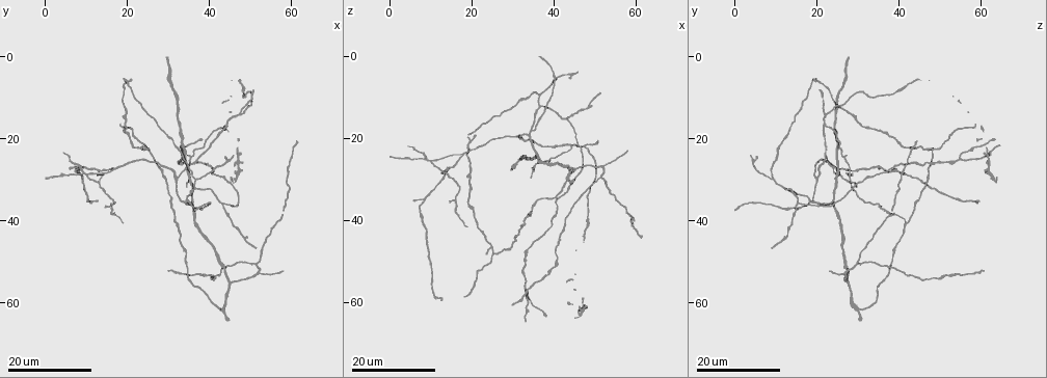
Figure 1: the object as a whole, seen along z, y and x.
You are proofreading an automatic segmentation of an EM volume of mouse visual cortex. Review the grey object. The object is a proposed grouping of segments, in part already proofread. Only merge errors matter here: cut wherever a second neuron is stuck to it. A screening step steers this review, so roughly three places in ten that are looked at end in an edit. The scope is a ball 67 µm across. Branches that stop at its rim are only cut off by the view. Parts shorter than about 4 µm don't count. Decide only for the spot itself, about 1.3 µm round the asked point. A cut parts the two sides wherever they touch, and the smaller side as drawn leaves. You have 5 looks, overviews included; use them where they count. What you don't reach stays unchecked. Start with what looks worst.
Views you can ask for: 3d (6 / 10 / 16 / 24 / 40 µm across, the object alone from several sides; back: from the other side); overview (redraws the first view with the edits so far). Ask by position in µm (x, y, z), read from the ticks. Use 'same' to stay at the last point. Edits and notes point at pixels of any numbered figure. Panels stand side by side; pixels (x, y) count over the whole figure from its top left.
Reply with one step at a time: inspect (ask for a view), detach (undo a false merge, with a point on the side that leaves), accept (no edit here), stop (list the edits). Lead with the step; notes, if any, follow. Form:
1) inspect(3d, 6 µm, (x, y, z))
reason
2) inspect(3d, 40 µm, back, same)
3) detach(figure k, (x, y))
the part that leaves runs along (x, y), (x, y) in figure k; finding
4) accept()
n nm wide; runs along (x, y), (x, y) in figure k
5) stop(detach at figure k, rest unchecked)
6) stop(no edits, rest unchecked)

inspect(3d, 24 µm, (44.0, 16.5, 22.0))
branch point

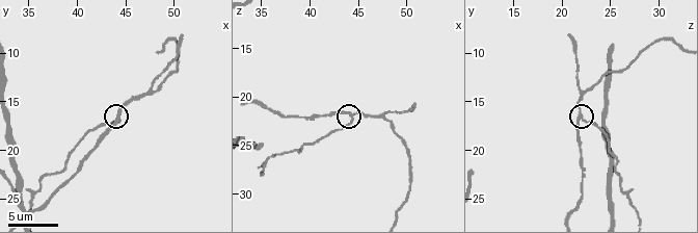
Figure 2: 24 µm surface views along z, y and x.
inspect(3d, 6 µm, (44.4, 16.4, 22.0))
closer look

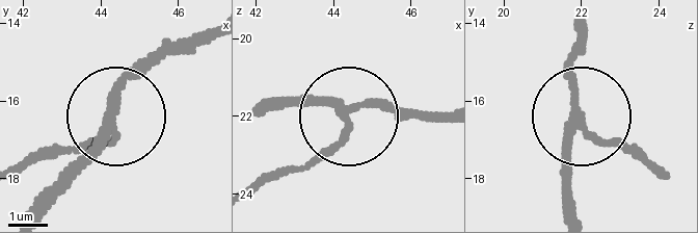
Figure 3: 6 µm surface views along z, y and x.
detach(figure 3, (322, 159))
the part that leaves runs along (344, 114), (334, 141), (254, 181) in figure 3; a second neuron is stuck on

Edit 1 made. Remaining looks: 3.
inspect(3d, 16 µm, (25.5, 22.5, 48.5))
two arms in line, one across

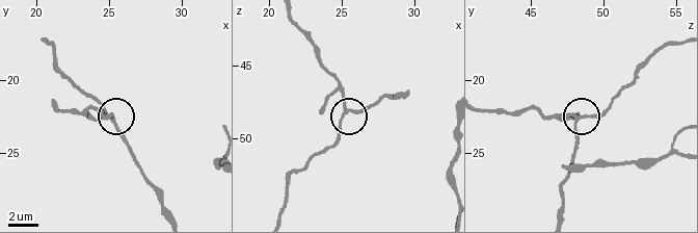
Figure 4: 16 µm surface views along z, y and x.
inspect(3d, 6 µm, (25.2, 22.6, 48.2))

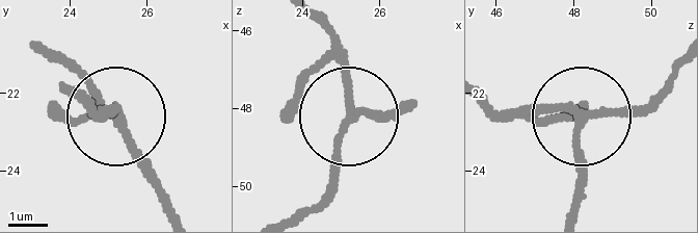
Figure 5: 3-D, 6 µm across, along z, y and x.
inspect(3d, 6 µm, back, (25.25, 22.60, 48.25))

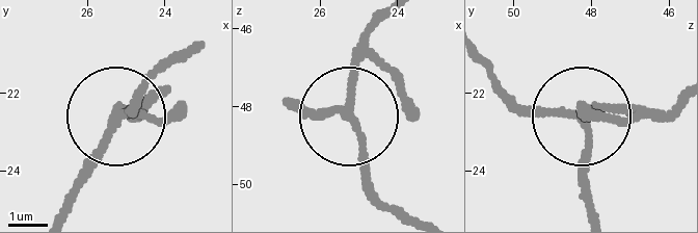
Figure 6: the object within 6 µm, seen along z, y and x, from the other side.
accept()
3 arms; runs along (594, 208), (588, 128), (494, 92) in figure 6; one neuron here

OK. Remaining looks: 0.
stop(detach at figure 3, rest unchecked)

